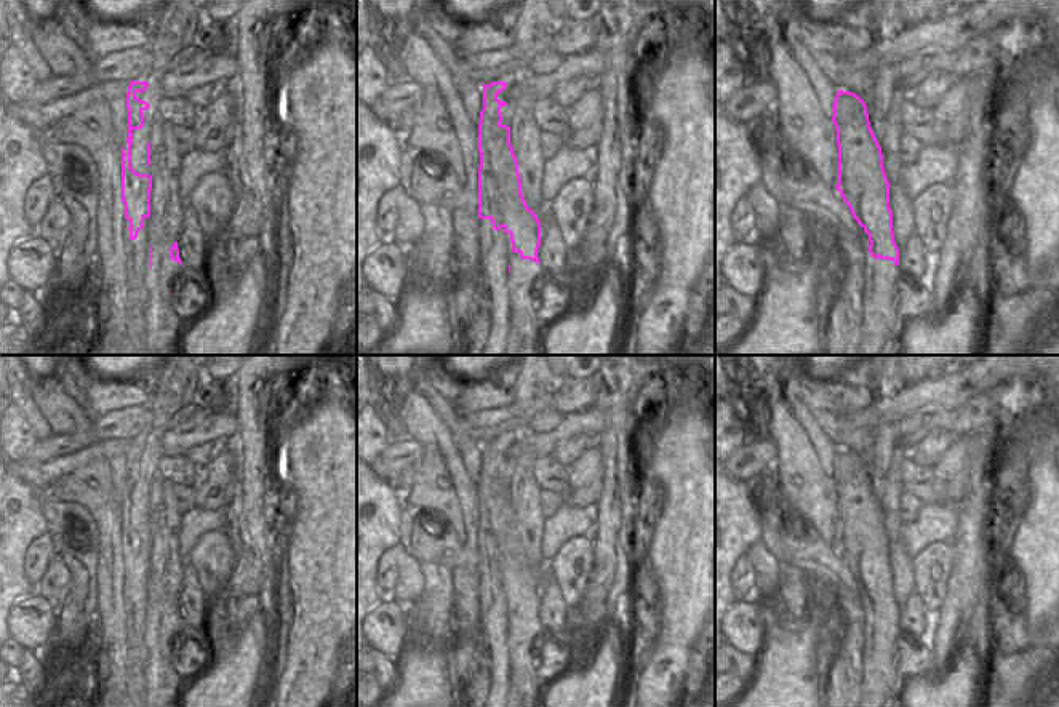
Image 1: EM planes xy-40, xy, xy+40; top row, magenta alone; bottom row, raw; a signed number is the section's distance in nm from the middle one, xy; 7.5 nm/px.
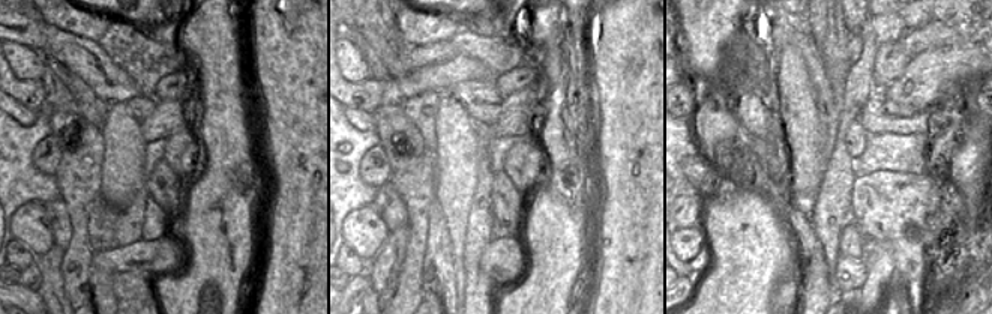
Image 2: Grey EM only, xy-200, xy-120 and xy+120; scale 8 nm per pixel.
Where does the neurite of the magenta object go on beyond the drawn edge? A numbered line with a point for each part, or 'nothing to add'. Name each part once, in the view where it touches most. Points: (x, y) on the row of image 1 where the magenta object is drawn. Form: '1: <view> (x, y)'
1: xy+40 (880, 320)

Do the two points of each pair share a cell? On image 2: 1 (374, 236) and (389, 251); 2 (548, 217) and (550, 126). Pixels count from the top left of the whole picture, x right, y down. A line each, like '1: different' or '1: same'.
1: different
2: same

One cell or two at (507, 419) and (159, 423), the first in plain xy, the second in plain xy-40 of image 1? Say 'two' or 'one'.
two

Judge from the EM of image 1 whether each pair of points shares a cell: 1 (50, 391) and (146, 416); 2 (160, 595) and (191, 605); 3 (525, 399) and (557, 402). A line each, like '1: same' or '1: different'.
1: different
2: different
3: different

